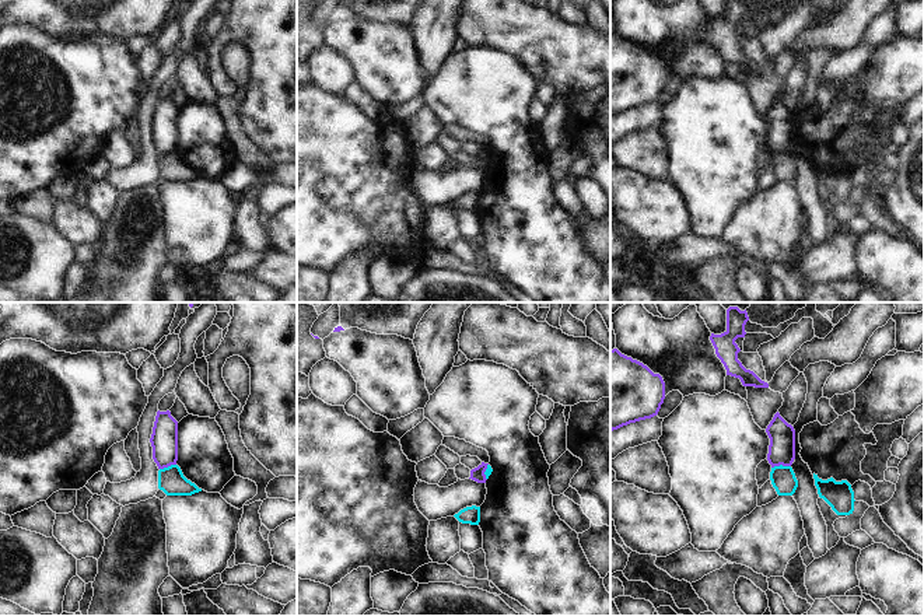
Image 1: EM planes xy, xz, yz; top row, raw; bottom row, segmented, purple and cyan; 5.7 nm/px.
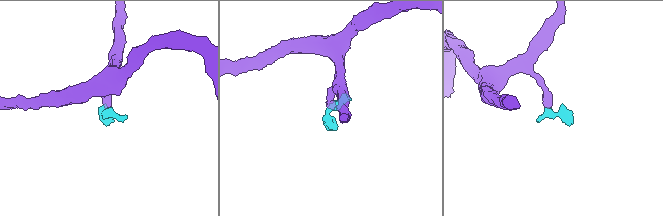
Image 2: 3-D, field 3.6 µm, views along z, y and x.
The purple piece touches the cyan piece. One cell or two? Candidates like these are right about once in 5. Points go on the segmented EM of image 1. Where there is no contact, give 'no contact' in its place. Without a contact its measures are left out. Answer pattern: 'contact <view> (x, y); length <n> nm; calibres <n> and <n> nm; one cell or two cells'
contact yz (780, 464); length 110 nm; calibres 160 and 140 nm; two cells

